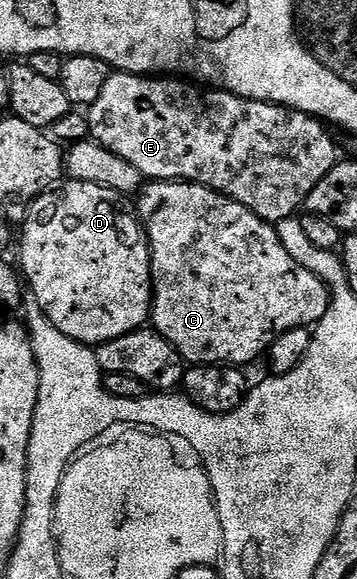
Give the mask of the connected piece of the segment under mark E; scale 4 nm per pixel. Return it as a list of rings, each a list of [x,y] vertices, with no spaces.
[[[113,71],[106,78],[106,86],[102,86],[102,94],[98,94],[98,102],[94,102],[87,109],[86,115],[91,139],[101,144],[106,150],[118,154],[118,158],[126,158],[126,162],[130,162],[130,166],[134,166],[134,170],[138,170],[141,177],[152,182],[178,180],[190,184],[201,184],[210,190],[229,196],[231,200],[246,206],[258,218],[268,221],[273,226],[279,220],[293,219],[303,209],[310,192],[326,178],[330,170],[338,163],[336,144],[332,141],[331,134],[327,132],[329,129],[315,116],[296,112],[292,108],[284,108],[281,104],[267,104],[261,100],[244,100],[232,92],[209,90],[207,87],[197,86],[195,83],[185,82],[180,78],[153,78],[152,76],[138,76],[135,72]]]

